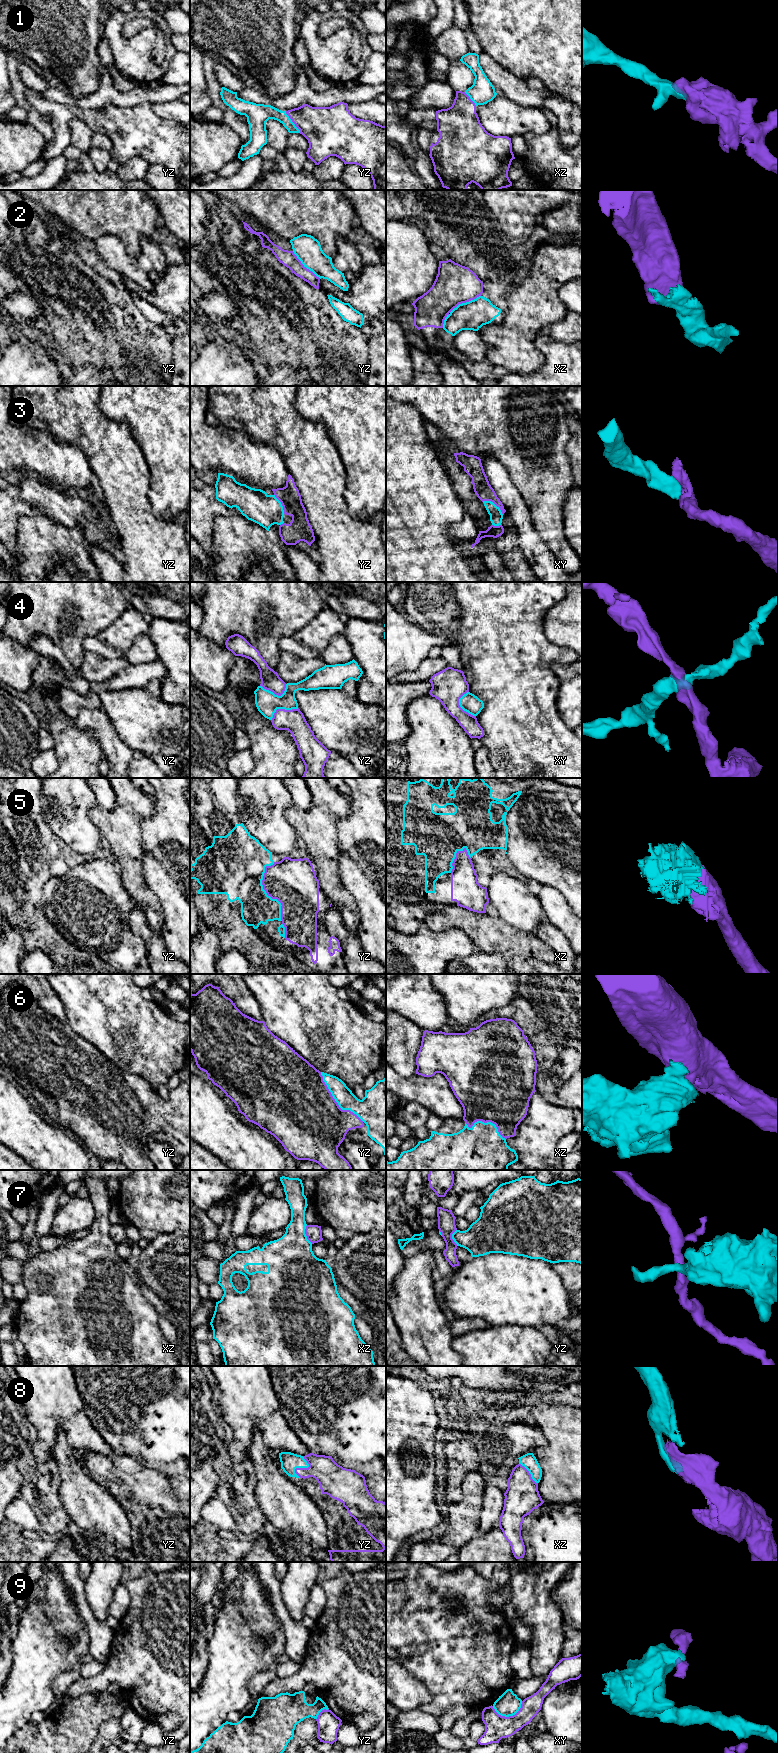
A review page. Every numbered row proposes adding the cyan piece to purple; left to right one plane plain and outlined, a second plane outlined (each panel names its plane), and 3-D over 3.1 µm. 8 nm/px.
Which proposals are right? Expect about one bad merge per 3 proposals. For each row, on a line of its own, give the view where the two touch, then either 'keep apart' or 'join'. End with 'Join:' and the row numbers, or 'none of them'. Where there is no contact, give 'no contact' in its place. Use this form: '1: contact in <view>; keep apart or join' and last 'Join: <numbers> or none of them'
1: contact in yz; join
2: contact in yz; keep apart
3: contact in xy; join
4: contact in xy; keep apart
5: contact in yz; join
6: contact in yz; join
7: contact in xz; keep apart
8: contact in yz; join
9: contact in xy; keep apart
Join: 1, 3, 5, 6, 8

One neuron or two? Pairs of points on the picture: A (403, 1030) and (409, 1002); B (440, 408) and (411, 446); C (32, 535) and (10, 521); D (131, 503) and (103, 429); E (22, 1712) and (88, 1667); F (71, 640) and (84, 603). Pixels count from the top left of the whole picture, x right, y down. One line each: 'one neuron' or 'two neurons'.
A: two neurons
B: two neurons
C: two neurons
D: one neuron
E: two neurons
F: one neuron

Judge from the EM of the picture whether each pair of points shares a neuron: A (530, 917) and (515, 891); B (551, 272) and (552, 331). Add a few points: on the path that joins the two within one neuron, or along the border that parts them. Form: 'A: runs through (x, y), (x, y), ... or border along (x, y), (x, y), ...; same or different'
A: runs through (524, 911), (515, 902), (515, 897); same
B: border along (568, 310), (561, 319), (545, 325), (539, 333); different

